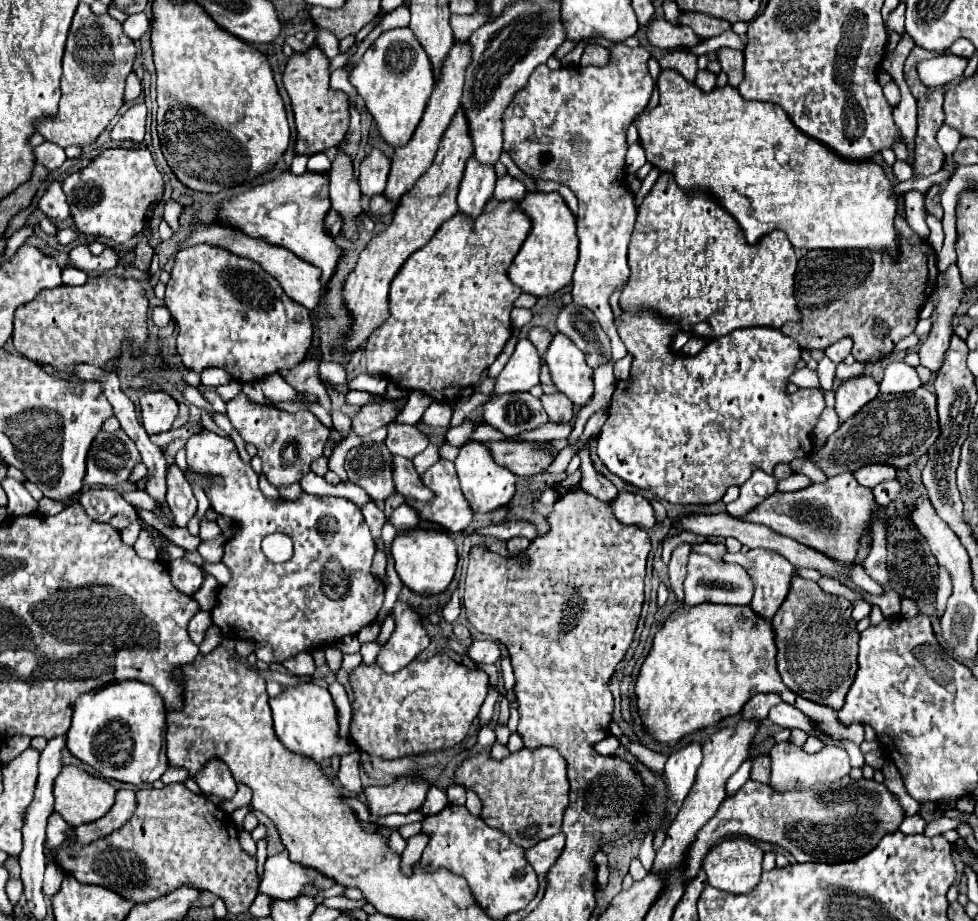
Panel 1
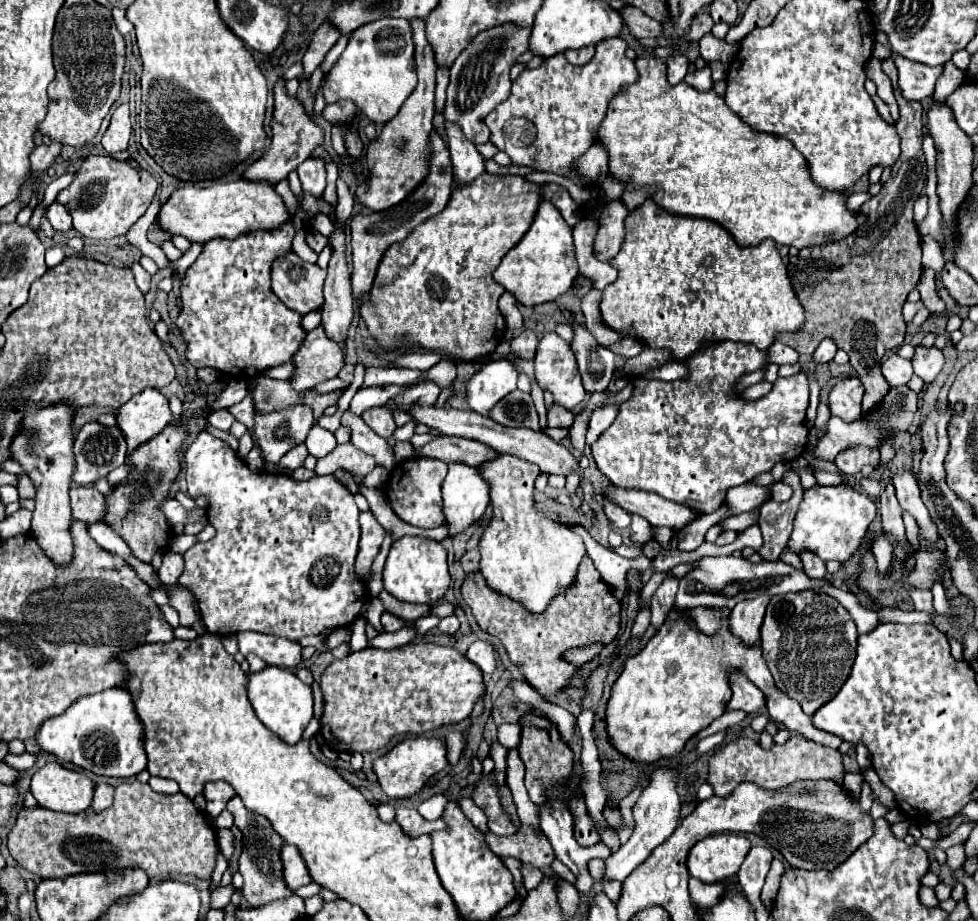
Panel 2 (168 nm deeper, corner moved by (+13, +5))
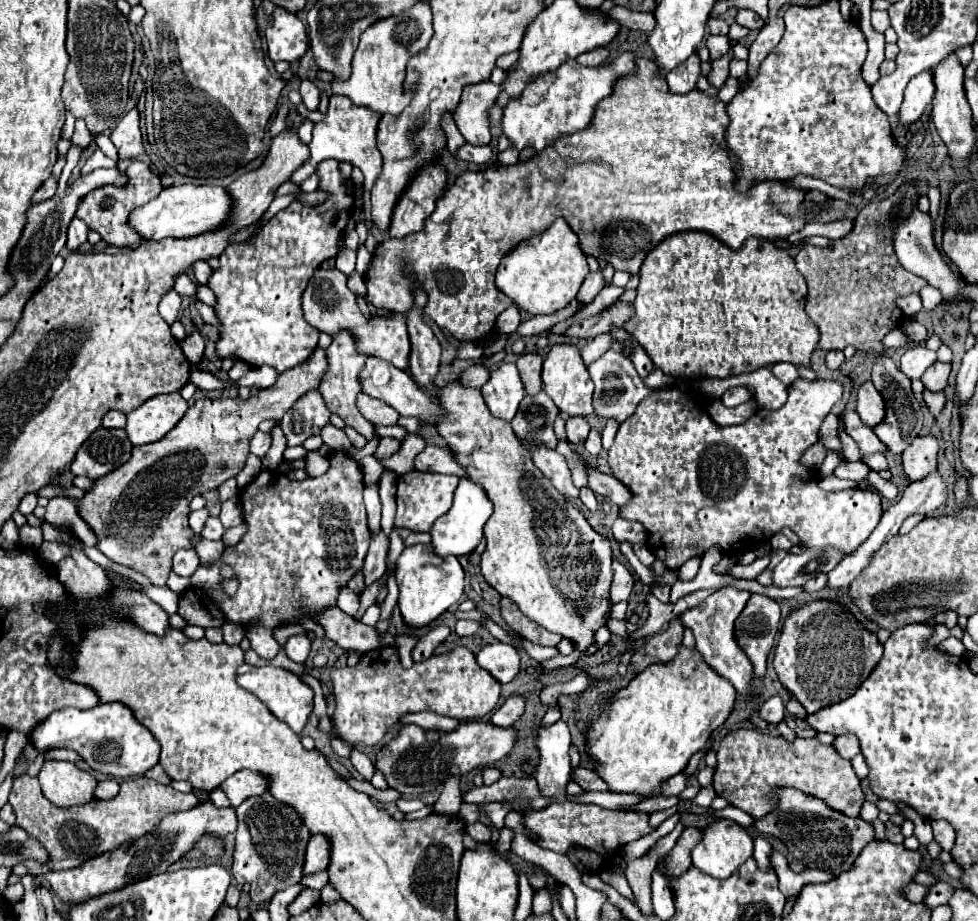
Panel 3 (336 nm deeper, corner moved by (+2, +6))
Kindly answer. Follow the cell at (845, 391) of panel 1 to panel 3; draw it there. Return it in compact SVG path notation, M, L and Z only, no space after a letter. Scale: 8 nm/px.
M864 382L856 390L856 412L862 418L862 422L870 428L880 424L880 418L884 418L884 402L878 390L872 386L872 382Z

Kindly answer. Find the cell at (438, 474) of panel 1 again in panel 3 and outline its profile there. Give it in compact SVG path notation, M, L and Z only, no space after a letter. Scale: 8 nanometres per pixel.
M412 470L404 476L398 478L398 492L396 492L396 526L410 528L414 532L430 532L432 524L450 510L452 506L452 494L458 486L456 476L446 476L446 474L434 474L434 472L420 472Z

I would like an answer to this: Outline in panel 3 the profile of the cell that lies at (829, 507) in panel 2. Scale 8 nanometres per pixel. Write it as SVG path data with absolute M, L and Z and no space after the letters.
M798 378L788 386L788 400L782 408L760 408L744 424L718 426L708 416L702 405L702 396L696 390L654 390L638 404L636 412L620 424L614 444L608 450L612 474L636 494L632 506L624 506L620 516L626 520L638 520L650 530L648 550L670 570L680 568L692 556L702 556L714 544L724 552L738 552L738 548L744 546L740 542L742 536L752 536L752 540L762 542L780 528L796 532L800 544L806 548L836 548L846 554L854 552L880 522L884 512L880 494L862 488L824 492L818 488L816 470L798 464L800 456L818 442L820 424L840 396L842 384L834 380Z

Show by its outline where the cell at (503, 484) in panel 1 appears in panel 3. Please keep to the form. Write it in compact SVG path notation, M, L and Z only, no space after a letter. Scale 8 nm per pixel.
M460 478L460 484L454 492L452 508L442 518L438 518L430 530L432 546L434 546L436 554L440 554L442 558L470 554L482 540L482 528L488 522L488 518L492 516L492 512L494 512L494 506L488 498L488 494L484 492L484 488L476 482L472 482L470 478Z

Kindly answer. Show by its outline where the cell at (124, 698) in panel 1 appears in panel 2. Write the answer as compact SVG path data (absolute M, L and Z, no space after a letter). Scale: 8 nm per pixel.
M121 687L77 699L77 703L73 703L65 713L47 719L47 723L39 727L35 741L41 751L51 753L95 775L125 779L135 777L147 767L143 727L135 713L129 691Z

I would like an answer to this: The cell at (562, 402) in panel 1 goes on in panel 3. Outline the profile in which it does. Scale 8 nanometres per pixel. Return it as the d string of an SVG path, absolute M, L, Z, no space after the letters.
M572 416L566 420L566 438L574 446L578 446L586 440L588 430L590 430L590 424L586 422L584 416Z

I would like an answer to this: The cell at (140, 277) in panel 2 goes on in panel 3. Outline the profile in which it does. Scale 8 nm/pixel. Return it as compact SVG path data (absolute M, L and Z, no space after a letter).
M168 290L158 304L158 312L168 324L172 324L178 316L178 310L180 310L180 296L176 290Z

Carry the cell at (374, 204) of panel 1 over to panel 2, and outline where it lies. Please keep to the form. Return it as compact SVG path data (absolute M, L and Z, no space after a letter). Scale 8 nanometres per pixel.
M413 19L413 41L415 41L415 61L417 61L417 77L419 83L415 91L405 99L401 111L383 127L381 135L371 141L367 147L367 163L369 163L369 177L363 181L355 195L357 199L369 207L371 211L385 211L389 207L395 207L401 203L407 195L411 195L421 181L425 181L425 175L429 175L429 163L431 163L431 131L433 131L433 115L435 115L435 55L431 51L431 45L425 37L425 21Z

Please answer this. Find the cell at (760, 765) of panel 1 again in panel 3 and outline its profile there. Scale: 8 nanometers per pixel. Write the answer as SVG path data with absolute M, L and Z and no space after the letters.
M738 728L724 736L718 748L718 766L714 772L714 790L718 796L750 816L760 818L774 808L774 804L762 802L776 786L798 788L850 816L858 816L864 802L864 792L852 762L842 758L834 746L820 744L816 738L796 738L794 742L786 742L782 736L748 728Z

